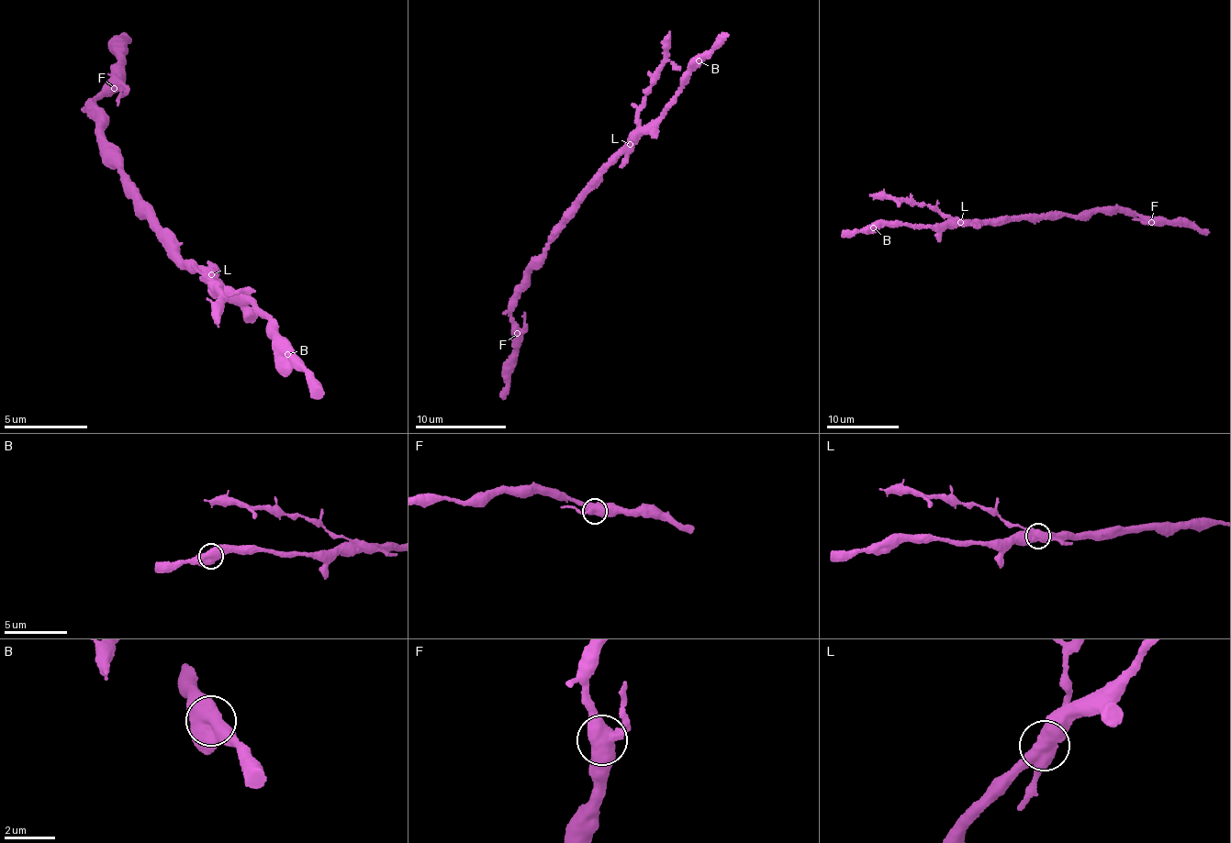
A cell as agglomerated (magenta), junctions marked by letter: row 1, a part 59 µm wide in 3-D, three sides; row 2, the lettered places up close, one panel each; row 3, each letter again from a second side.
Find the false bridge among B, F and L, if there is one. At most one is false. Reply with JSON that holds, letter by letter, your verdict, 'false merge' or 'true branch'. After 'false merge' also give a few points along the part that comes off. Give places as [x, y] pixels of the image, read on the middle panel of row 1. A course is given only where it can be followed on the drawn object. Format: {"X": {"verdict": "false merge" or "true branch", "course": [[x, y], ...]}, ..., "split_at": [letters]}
{"B": {"verdict": "true branch"}, "F": {"verdict": "true branch"}, "L": {"verdict": "false merge", "course": [[631, 144], [645, 96], [664, 59], [664, 39], [669, 32]]}, "split_at": ["L"]}

